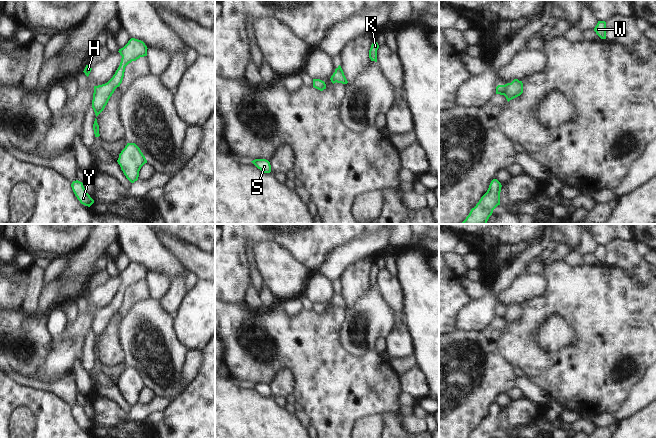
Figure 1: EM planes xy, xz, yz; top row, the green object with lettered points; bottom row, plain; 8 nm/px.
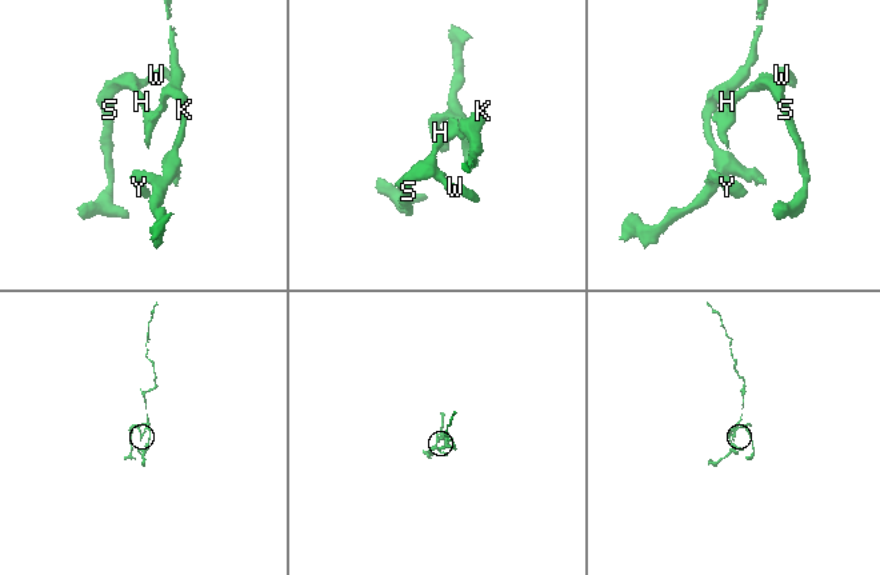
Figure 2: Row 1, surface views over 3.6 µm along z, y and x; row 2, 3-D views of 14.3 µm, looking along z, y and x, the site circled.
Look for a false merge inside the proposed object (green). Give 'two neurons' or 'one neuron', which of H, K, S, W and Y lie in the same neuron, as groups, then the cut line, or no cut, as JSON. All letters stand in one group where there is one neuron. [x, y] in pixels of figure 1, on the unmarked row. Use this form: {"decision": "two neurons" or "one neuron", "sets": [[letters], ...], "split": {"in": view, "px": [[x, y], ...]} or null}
{"decision": "one neuron", "sets": [["H", "K", "S", "W", "Y"]], "split": null}

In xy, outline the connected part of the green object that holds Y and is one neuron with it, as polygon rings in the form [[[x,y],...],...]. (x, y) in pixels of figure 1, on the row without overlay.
[[[78,404],[73,405],[71,411],[75,420],[77,421],[81,428],[90,431],[94,427],[94,424],[87,417],[82,406]]]

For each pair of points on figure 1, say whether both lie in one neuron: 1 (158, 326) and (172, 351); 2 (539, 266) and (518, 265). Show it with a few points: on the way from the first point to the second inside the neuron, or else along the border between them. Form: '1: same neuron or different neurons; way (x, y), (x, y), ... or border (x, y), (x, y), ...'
1: same neuron; way (159, 332), (164, 337), (166, 345)
2: different neurons; border (536, 257), (528, 263), (526, 271)

